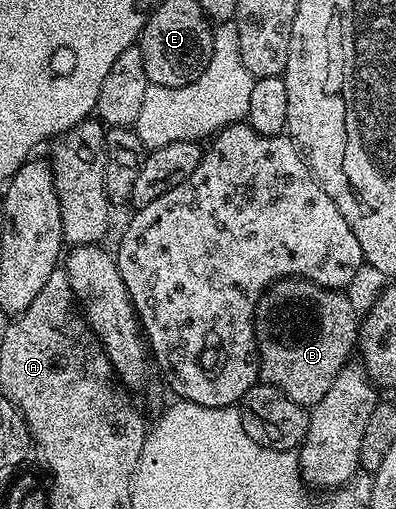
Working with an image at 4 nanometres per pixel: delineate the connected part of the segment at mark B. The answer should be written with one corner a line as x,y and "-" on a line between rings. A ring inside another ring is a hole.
278,279
264,291
257,302
253,324
257,338
257,360
261,362
260,378
272,387
277,387
291,401
299,406
312,409
316,403
327,397
331,381
339,377
345,364
350,362
352,353
359,343
359,311
353,308
346,292
331,287
320,287
310,279

